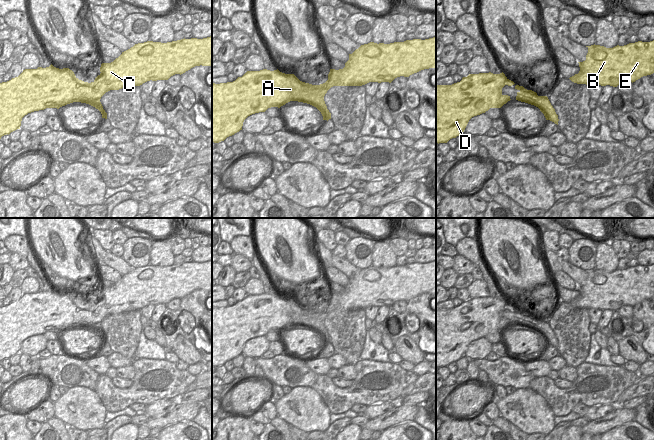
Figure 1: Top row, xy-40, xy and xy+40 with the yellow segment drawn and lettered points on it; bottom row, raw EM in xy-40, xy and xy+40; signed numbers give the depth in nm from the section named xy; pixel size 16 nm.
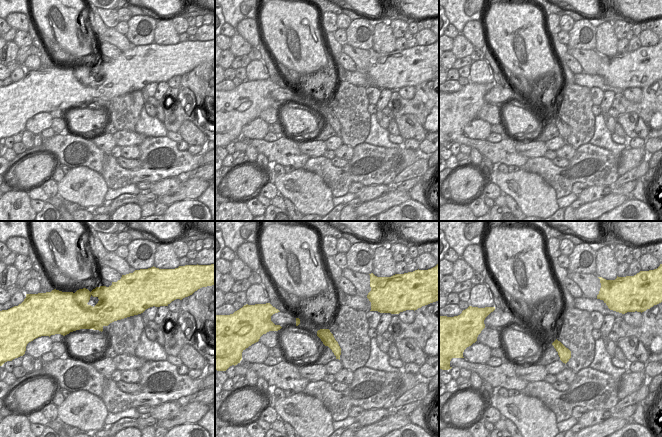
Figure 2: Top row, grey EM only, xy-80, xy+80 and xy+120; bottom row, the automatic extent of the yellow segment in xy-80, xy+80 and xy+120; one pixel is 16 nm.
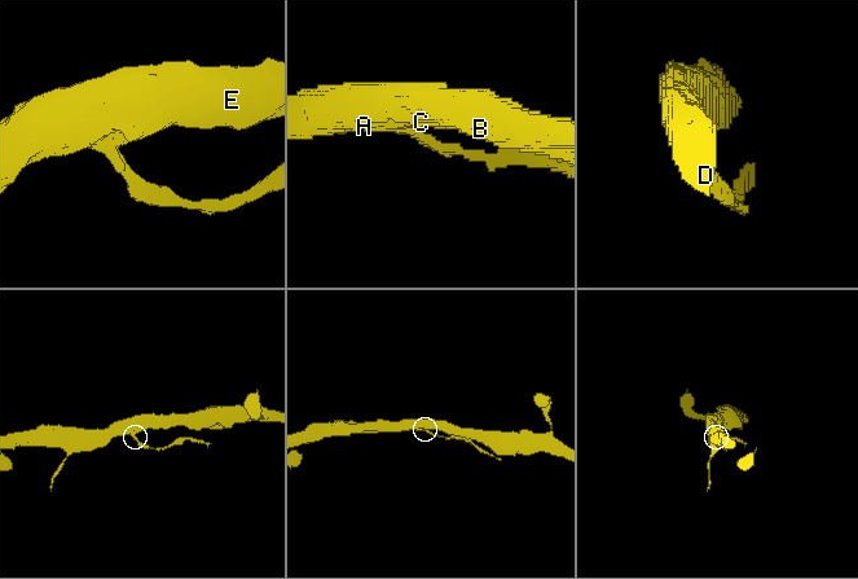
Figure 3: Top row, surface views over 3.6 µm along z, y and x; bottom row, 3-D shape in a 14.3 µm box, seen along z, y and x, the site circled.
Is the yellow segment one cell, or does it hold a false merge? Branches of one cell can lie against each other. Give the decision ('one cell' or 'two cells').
one cell

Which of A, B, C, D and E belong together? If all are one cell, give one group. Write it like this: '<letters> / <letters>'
A B C D E

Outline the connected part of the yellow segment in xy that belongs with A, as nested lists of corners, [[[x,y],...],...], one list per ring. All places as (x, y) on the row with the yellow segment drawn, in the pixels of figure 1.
[[[436,36],[421,40],[413,39],[390,44],[374,43],[361,45],[345,63],[343,69],[330,69],[328,80],[320,85],[312,85],[300,81],[294,74],[285,74],[278,69],[270,71],[247,71],[233,82],[212,83],[212,142],[219,143],[227,137],[242,130],[244,120],[255,113],[265,112],[268,108],[285,105],[290,101],[298,101],[316,107],[323,120],[331,119],[324,96],[333,86],[362,86],[369,82],[389,82],[395,78],[417,73],[424,69],[436,68]]]

